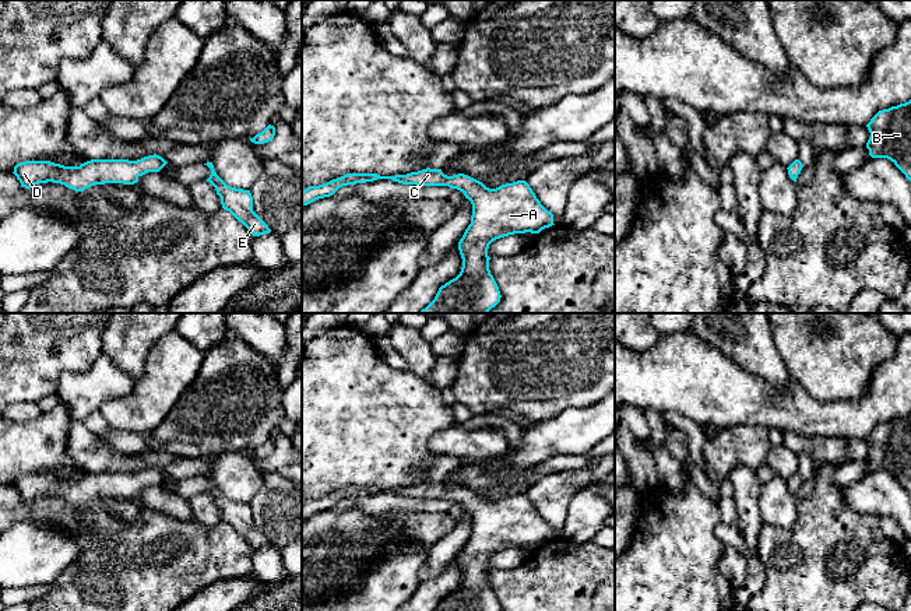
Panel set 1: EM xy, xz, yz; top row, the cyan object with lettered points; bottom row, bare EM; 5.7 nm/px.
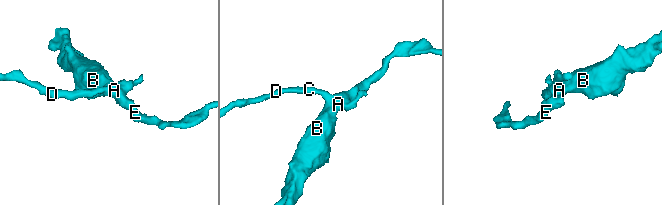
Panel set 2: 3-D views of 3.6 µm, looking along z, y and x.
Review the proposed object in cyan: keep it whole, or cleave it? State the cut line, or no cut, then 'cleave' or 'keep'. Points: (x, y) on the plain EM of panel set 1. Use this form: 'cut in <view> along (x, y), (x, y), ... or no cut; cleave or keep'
no cut; keep

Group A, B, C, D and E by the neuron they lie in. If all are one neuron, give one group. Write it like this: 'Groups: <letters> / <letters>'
Groups: A B C D E

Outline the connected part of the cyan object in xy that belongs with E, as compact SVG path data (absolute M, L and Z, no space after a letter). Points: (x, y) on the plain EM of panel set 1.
M212 475L204 477L211 482L207 492L221 510L222 522L229 524L239 535L242 535L253 549L270 547L268 538L253 524L253 510L250 503L228 499L215 485Z

